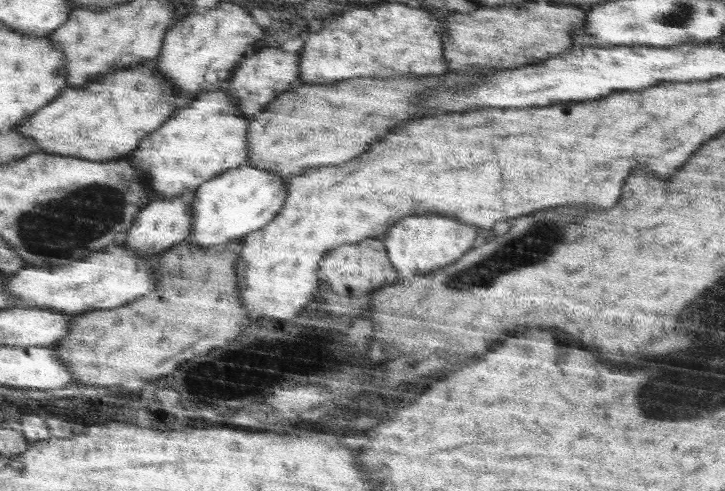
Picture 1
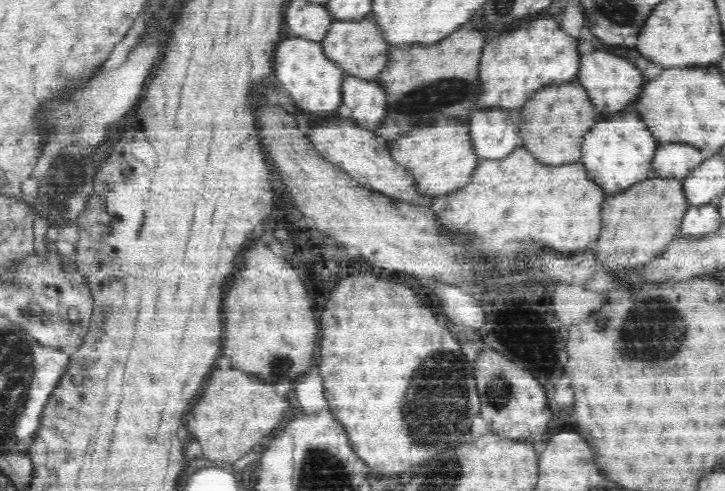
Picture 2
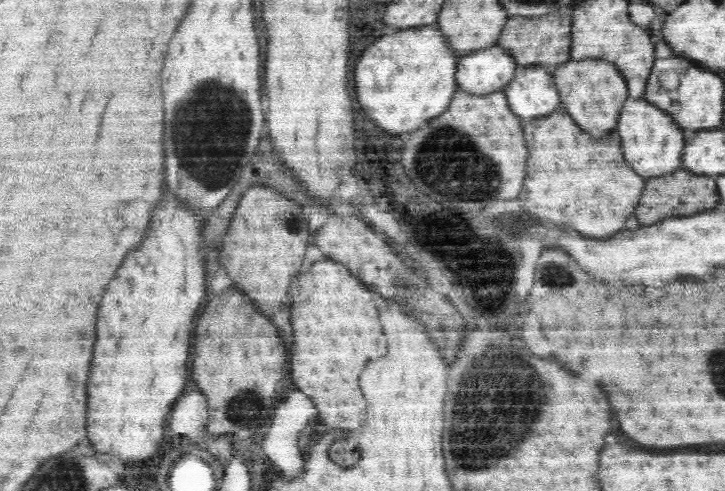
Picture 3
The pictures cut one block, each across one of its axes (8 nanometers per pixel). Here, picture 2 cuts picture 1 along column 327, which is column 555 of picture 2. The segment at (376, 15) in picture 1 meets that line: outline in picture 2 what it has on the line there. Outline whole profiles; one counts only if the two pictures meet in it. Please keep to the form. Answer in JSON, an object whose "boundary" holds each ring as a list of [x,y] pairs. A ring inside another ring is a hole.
{"boundary":[[[540,18],[530,24],[514,26],[518,30],[508,30],[498,38],[486,42],[480,58],[480,82],[478,82],[478,100],[470,102],[472,110],[502,109],[503,112],[518,111],[527,103],[528,98],[546,85],[558,85],[570,80],[578,74],[579,58],[576,47],[578,38],[569,35],[560,28],[554,18]]]}

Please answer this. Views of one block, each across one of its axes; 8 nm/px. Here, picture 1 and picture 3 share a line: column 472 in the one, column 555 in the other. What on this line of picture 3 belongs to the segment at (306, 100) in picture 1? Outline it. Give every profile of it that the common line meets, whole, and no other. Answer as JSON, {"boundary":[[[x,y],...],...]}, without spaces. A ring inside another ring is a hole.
{"boundary":[[[597,60],[598,62],[566,62],[558,65],[552,73],[564,110],[576,120],[582,130],[586,130],[594,138],[600,138],[616,128],[620,110],[628,98],[624,76],[610,62]]]}

